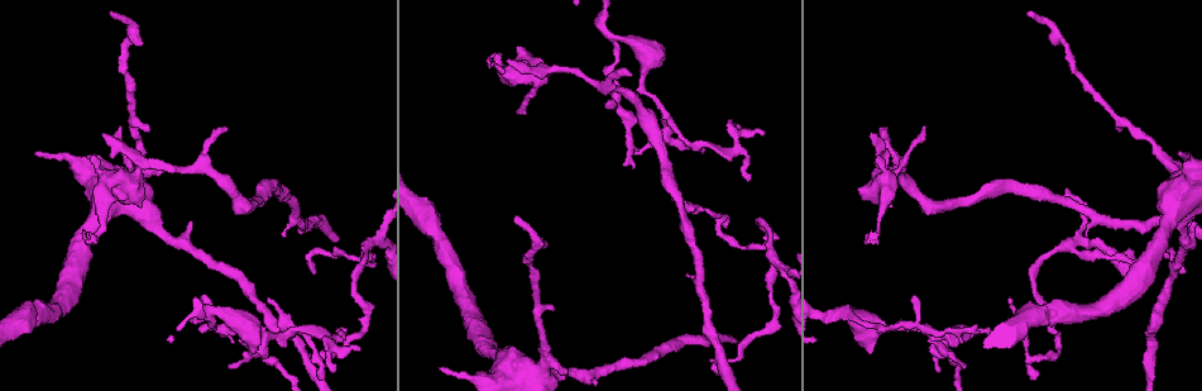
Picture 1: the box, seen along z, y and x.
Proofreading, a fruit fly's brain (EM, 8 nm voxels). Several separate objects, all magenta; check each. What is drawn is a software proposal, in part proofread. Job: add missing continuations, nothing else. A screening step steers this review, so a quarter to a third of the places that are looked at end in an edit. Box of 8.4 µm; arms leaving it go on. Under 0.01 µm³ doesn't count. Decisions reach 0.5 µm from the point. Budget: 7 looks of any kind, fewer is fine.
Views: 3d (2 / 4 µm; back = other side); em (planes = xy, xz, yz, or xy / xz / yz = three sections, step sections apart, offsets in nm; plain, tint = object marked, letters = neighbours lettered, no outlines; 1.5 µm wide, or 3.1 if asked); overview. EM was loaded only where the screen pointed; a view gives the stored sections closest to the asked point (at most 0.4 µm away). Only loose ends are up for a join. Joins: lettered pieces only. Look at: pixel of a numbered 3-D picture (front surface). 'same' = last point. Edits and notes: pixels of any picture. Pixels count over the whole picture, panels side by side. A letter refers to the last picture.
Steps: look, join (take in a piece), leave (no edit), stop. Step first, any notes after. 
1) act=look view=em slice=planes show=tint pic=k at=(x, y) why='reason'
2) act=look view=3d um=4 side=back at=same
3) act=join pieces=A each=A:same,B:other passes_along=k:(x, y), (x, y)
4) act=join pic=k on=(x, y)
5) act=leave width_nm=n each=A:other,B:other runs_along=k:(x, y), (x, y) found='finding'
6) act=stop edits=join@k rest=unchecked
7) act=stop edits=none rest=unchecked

act=look view=em slice=yz step=8 show=letters pic=1 at=(343, 332) why='free end'

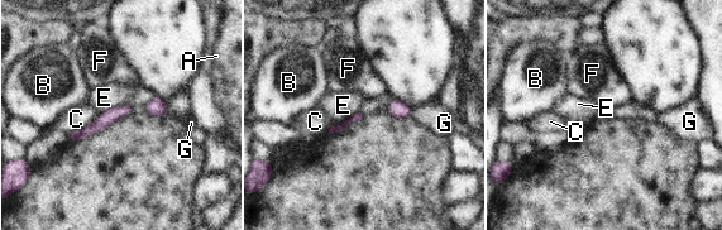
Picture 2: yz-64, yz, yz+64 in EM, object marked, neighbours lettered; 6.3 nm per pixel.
act=join pieces=G each=A:other,B:other,C:other,E:other,F:other,G:same passes_along=2:(398, 110), (411, 114), (444, 123) found='the neuron continues'

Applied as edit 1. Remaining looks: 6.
act=look view=overview

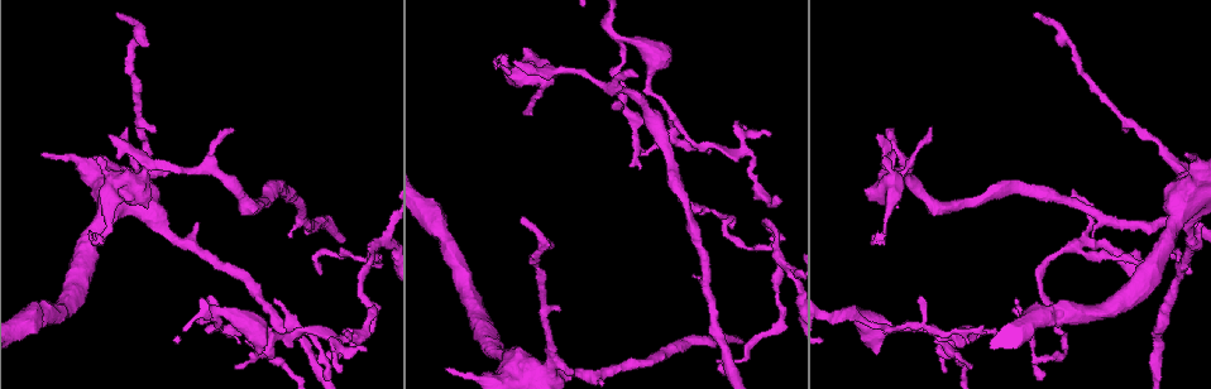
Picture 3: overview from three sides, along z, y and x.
act=look view=3d um=4 pic=3 at=(1015, 300) why='thin end'

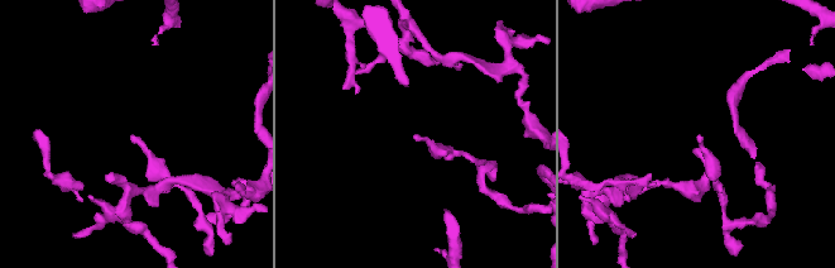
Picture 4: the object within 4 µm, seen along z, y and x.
act=look view=em slice=xz step=8 show=tint pic=4 at=(413, 137)

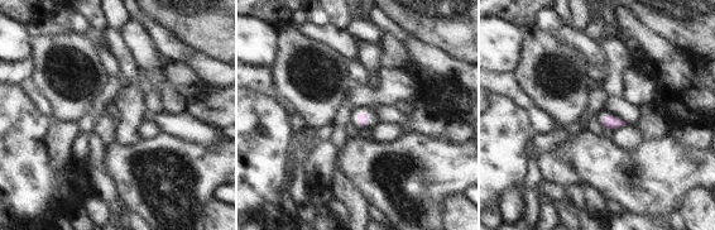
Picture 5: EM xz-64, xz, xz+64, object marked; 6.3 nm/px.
act=look view=em slice=xy step=4 show=letters at=same

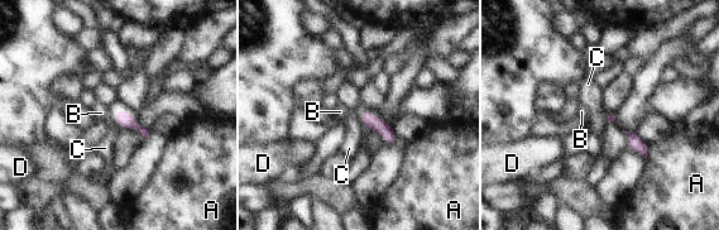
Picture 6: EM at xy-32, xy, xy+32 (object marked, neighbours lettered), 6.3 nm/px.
act=leave each=A:other,B:other,C:other,D:other border=6:(119, 108), (116, 123), (120, 127) found='no lettered piece goes on from it'

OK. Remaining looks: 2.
act=look view=3d um=4 pic=3 at=(43, 157)

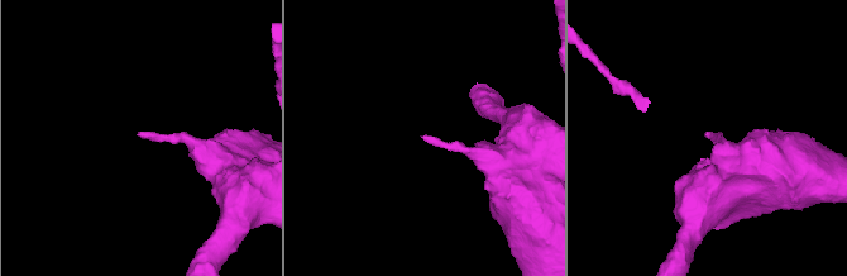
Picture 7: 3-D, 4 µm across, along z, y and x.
act=look view=em slice=planes show=letters pic=7 at=(138, 133)

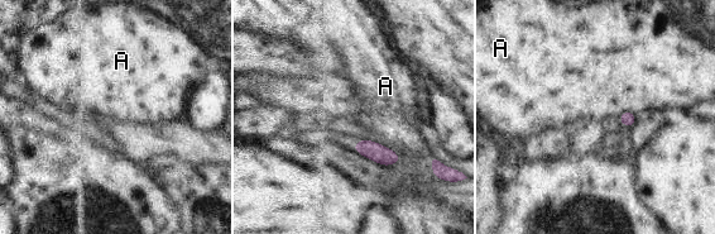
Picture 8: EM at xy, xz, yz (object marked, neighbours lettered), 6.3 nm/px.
act=leave each=A:other border=8:(372, 139), (389, 147), (401, 160) found='no lettered piece goes on from it'

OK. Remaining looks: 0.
act=stop edits=join@2 rest=unchecked

